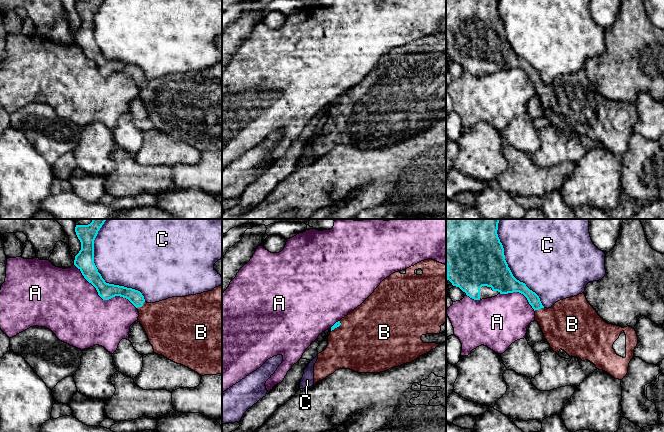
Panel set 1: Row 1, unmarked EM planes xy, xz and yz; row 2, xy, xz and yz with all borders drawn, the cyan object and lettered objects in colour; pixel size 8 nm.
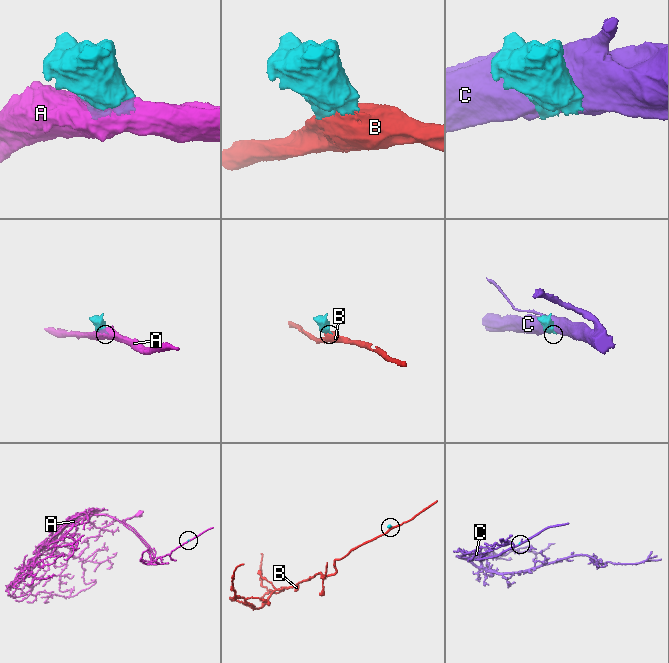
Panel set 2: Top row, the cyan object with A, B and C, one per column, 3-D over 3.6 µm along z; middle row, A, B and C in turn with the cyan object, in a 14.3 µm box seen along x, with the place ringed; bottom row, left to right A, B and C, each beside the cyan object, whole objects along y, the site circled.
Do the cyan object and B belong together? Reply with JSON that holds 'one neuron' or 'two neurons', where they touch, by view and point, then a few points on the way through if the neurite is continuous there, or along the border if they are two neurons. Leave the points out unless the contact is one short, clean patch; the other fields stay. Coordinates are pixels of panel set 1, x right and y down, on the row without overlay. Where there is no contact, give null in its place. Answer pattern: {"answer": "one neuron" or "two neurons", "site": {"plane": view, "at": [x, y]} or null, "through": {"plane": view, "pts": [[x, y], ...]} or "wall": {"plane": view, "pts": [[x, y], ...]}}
{"answer": "one neuron", "site": {"plane": "xy", "at": [141, 82]}}

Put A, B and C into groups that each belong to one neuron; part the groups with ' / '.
A / B / C

